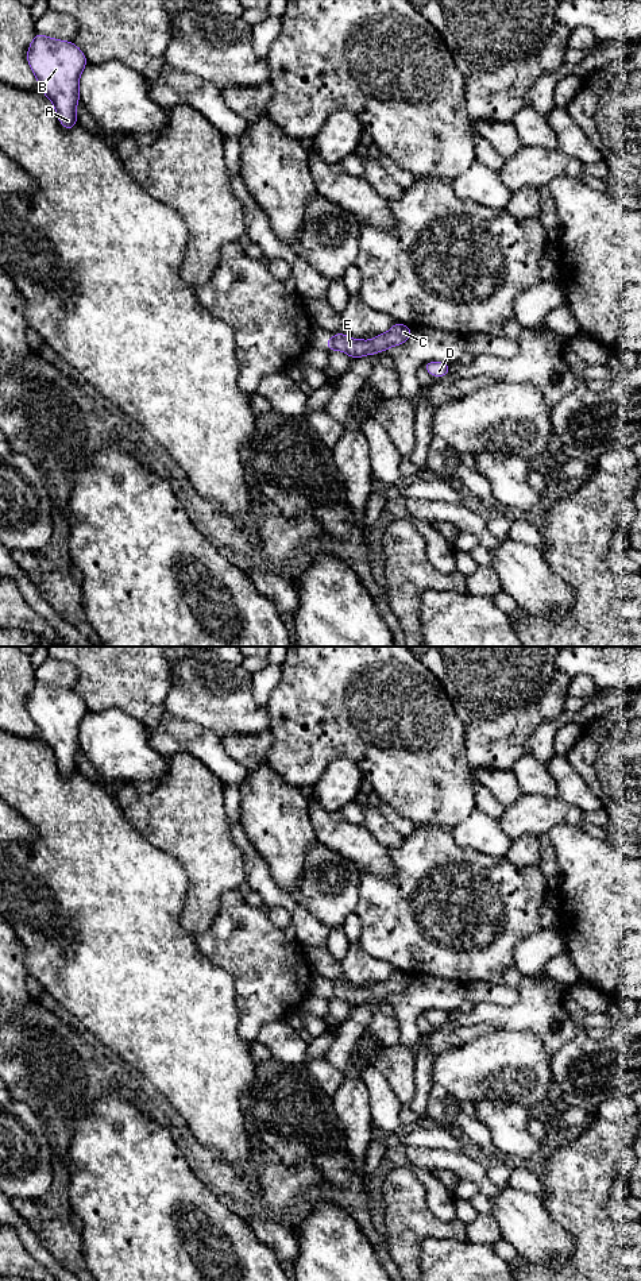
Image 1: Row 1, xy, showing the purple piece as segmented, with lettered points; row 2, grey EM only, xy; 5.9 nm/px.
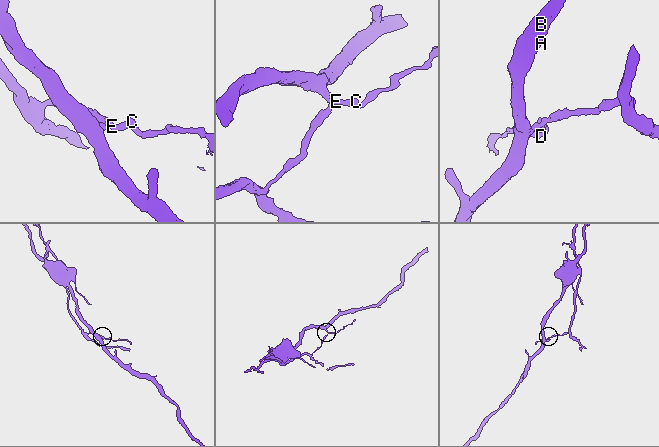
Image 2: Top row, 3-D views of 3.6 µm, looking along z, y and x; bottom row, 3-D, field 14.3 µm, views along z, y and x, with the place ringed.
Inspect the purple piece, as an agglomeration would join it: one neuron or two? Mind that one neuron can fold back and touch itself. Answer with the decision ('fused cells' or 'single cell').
fused cells

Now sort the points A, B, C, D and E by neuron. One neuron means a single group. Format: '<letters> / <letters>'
A B / C D E

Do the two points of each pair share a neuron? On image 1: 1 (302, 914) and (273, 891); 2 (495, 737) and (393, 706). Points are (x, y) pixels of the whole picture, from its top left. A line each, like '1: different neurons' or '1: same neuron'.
1: same neuron
2: different neurons

